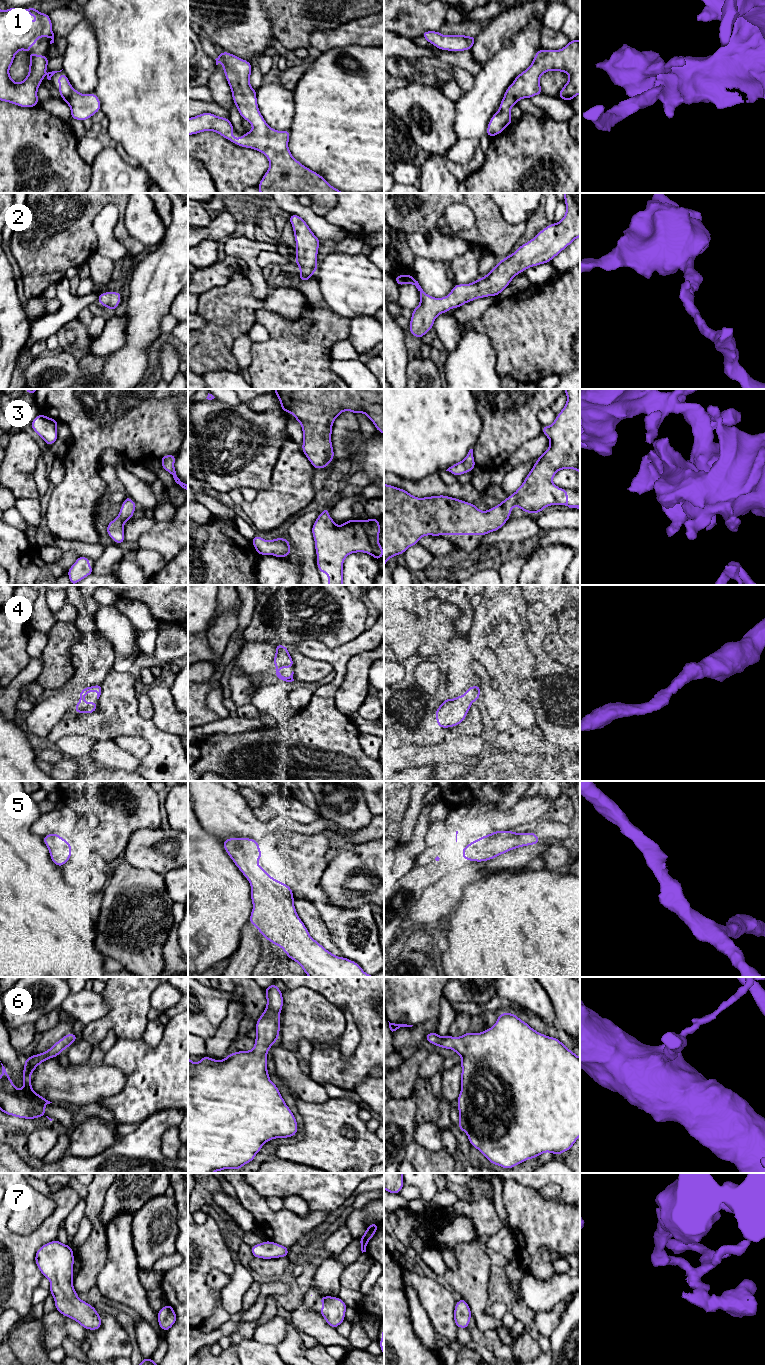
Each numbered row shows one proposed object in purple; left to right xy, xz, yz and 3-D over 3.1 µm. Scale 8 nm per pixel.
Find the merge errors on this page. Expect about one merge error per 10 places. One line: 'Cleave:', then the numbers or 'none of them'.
Cleave: none of them

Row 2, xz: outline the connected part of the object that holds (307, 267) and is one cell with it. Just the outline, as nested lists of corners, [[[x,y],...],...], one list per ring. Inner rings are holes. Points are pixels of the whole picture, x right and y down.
[[[291,214],[288,219],[293,227],[296,242],[295,263],[300,268],[300,281],[308,281],[316,273],[318,263],[318,248],[320,240],[311,231],[307,223],[297,214]]]

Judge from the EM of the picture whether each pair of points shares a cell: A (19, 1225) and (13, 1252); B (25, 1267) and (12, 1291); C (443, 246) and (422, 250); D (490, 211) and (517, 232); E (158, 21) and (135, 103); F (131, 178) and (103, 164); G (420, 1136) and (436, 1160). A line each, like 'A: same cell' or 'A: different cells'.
A: different cells
B: same cell
C: same cell
D: same cell
E: same cell
F: same cell
G: different cells

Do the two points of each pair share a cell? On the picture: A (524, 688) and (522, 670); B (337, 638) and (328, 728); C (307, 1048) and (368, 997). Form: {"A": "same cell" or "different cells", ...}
{"A": "different cells", "B": "different cells", "C": "different cells"}

